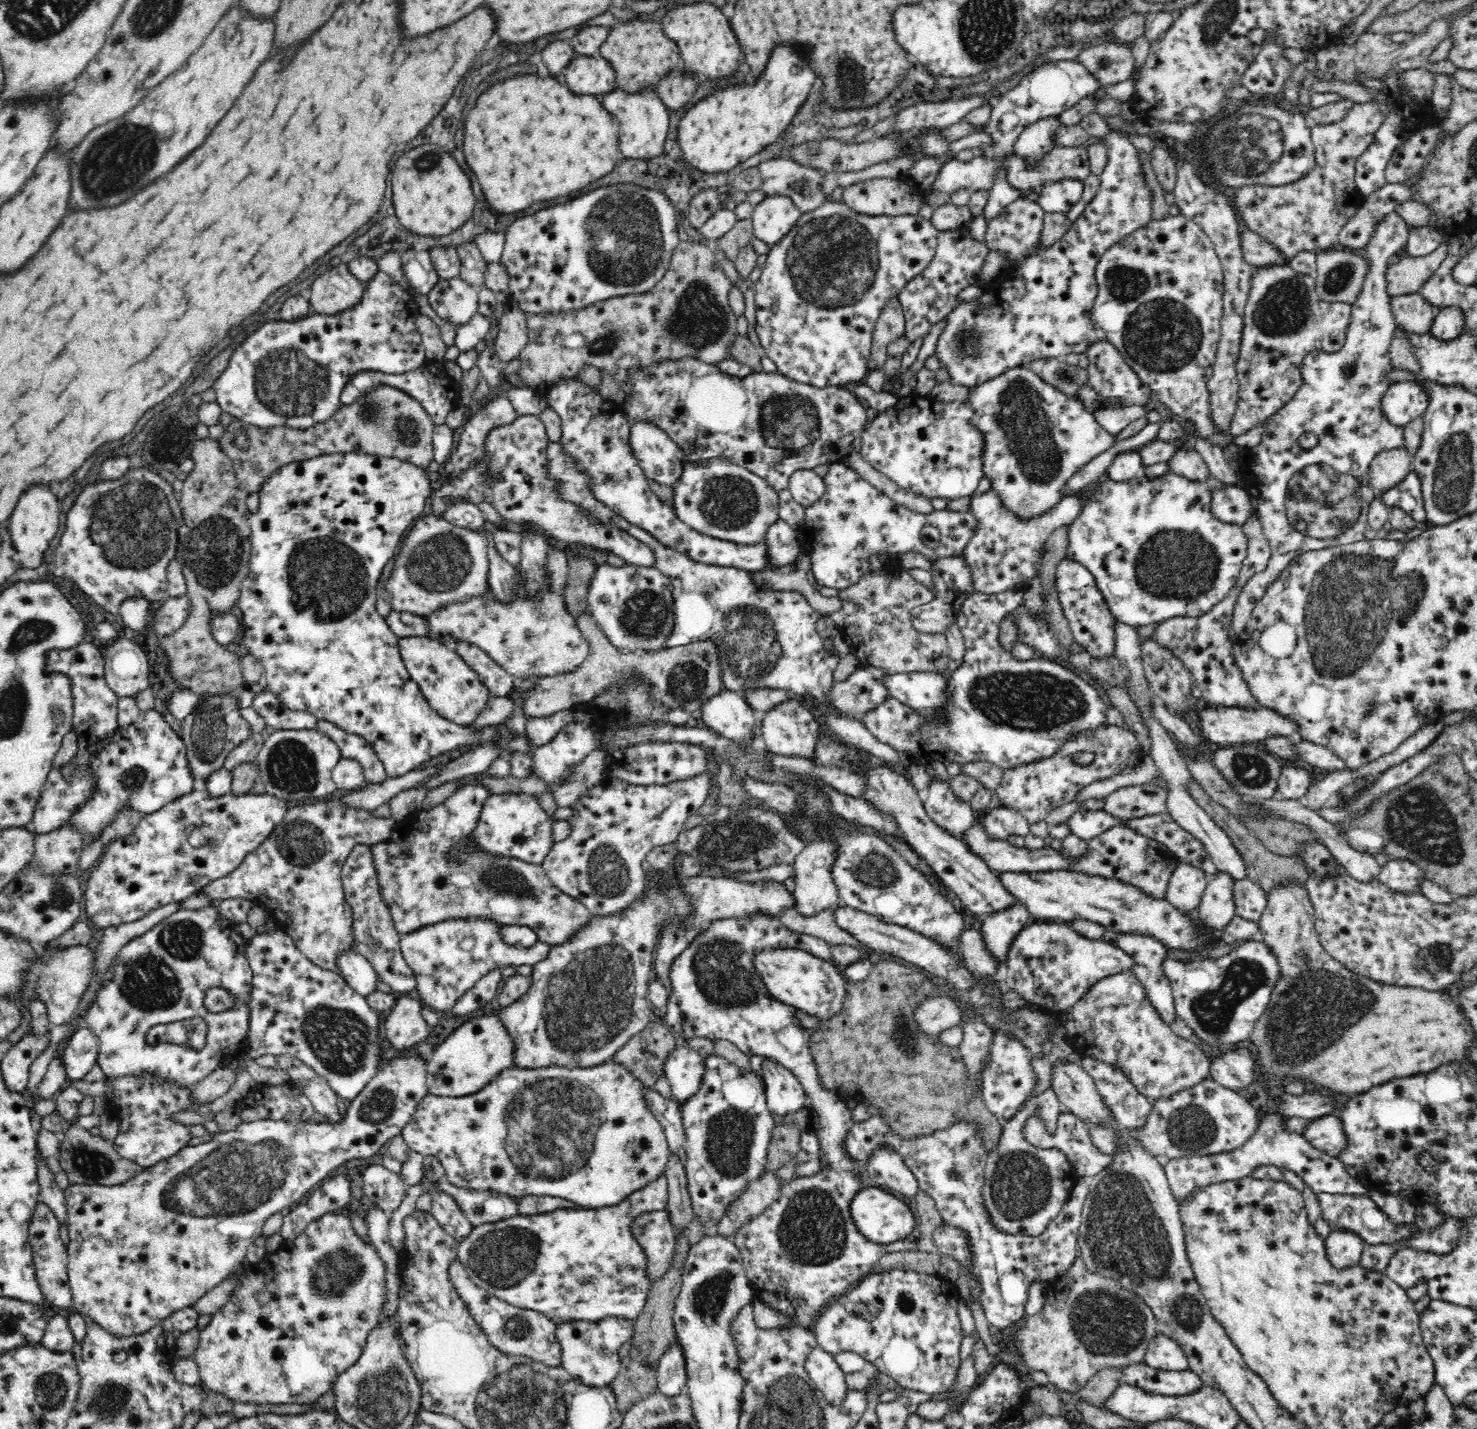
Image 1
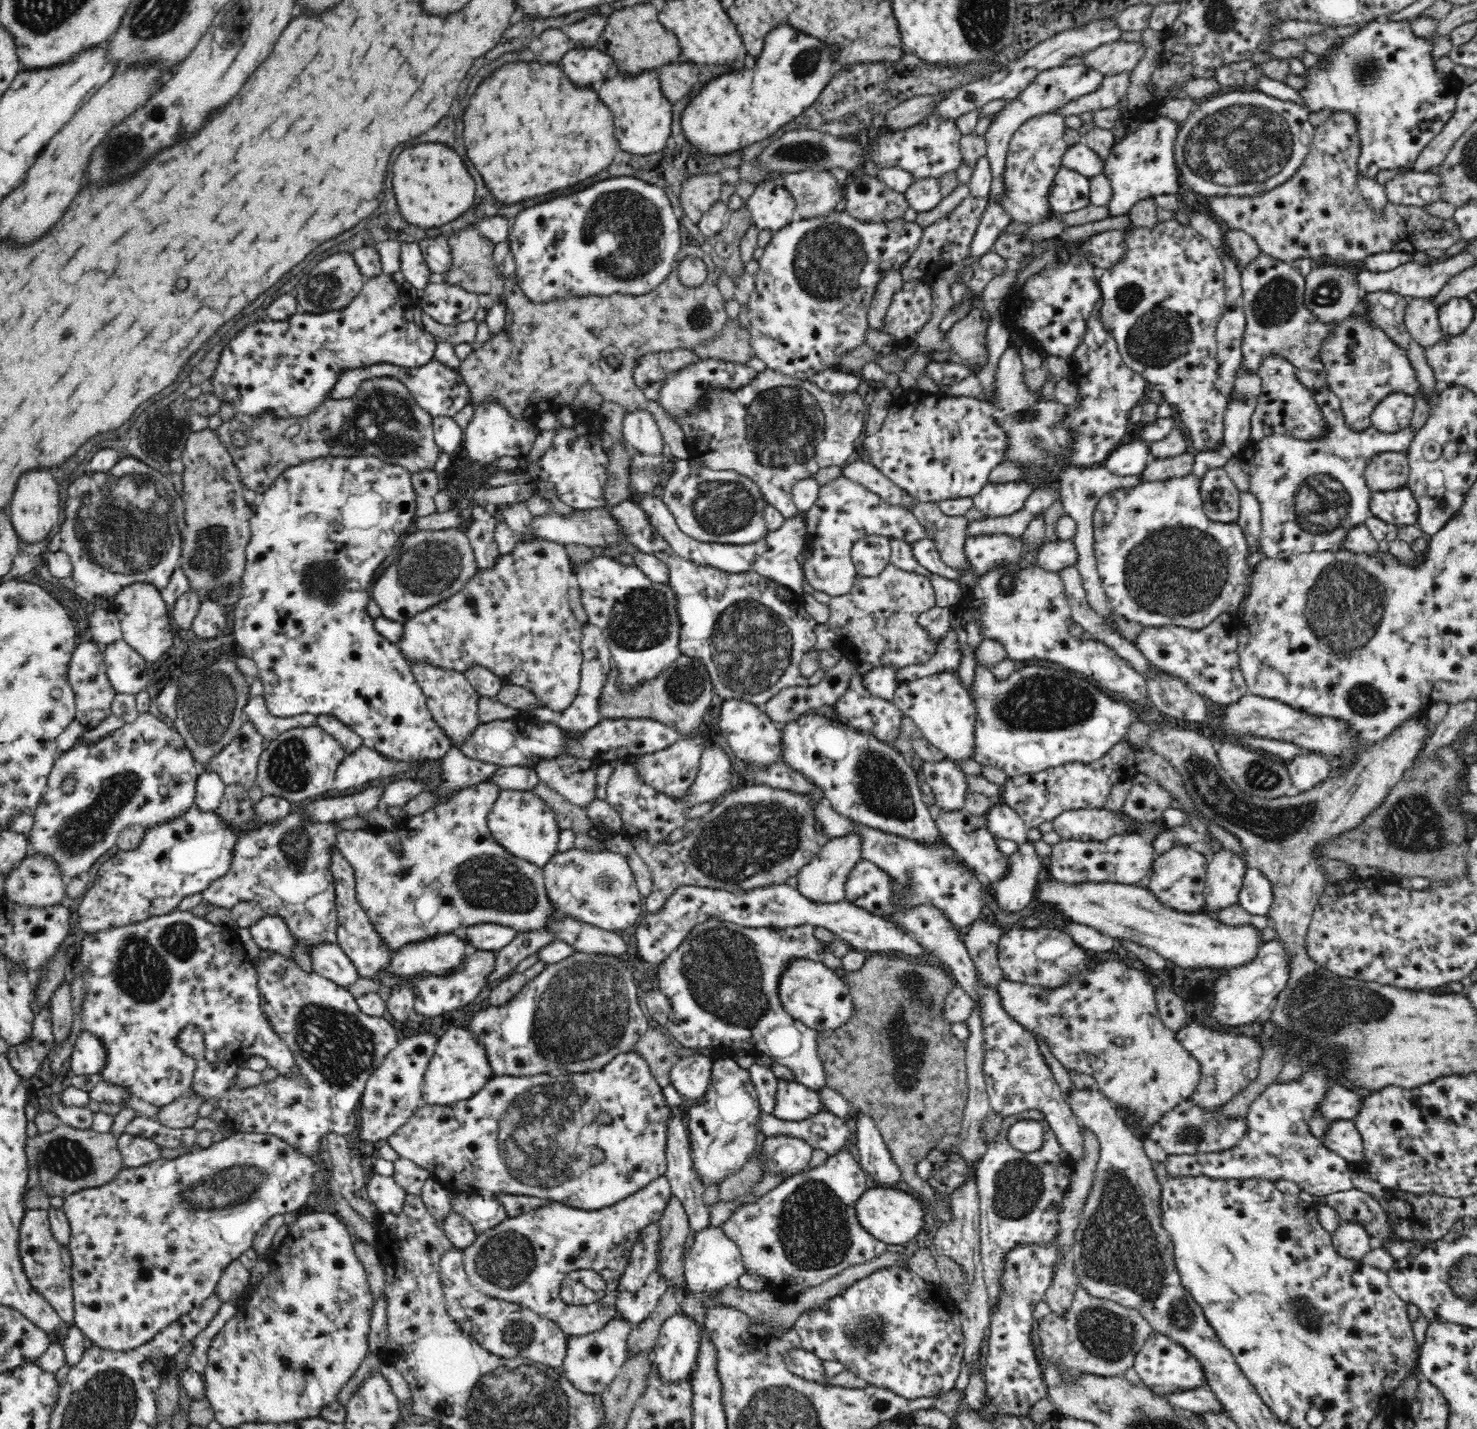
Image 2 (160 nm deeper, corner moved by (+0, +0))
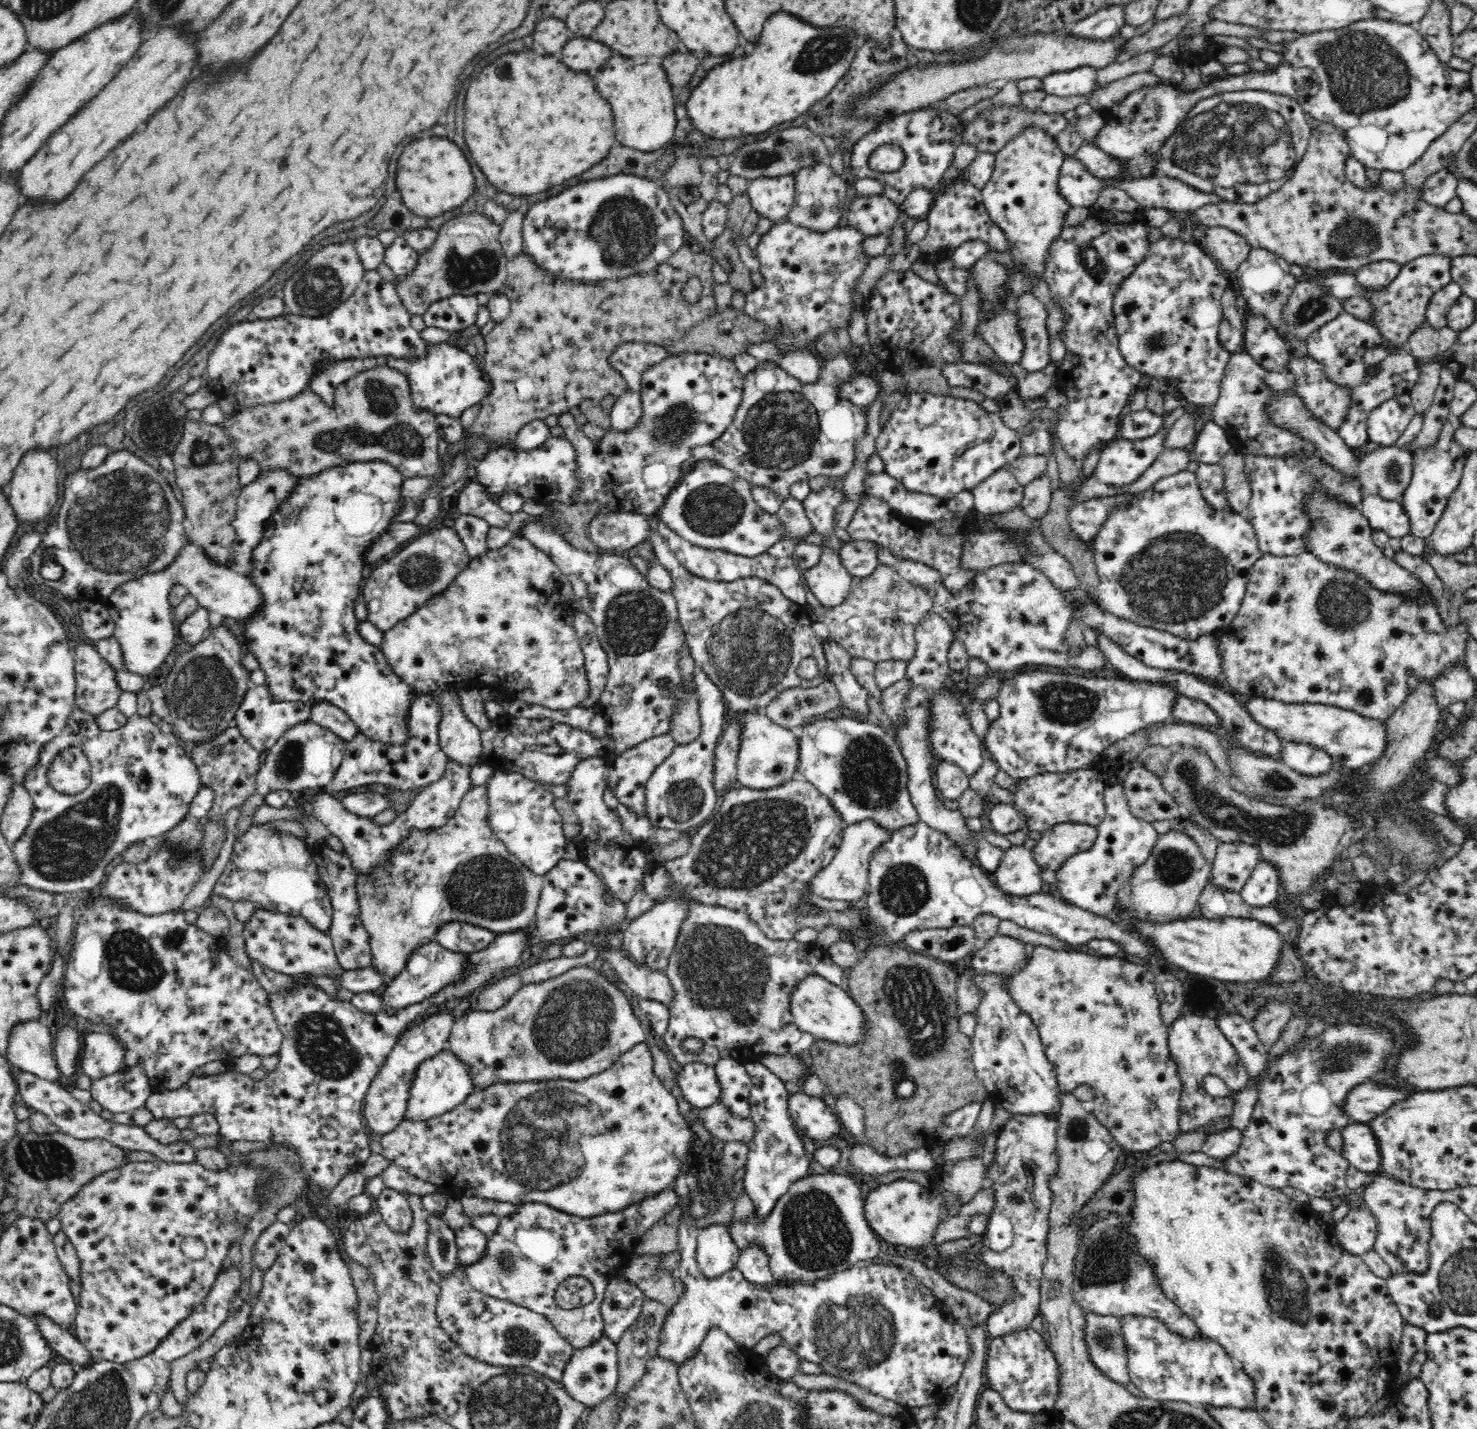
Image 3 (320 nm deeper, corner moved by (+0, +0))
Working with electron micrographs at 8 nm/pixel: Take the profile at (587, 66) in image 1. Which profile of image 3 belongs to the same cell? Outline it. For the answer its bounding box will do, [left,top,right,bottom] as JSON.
[558,36,610,72]

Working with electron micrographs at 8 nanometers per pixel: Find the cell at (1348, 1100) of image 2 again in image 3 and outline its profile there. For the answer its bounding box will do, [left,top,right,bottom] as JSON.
[1346,1084,1410,1123]

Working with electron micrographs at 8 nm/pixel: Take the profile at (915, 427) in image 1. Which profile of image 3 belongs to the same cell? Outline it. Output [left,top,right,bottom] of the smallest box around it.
[875,392,1022,500]

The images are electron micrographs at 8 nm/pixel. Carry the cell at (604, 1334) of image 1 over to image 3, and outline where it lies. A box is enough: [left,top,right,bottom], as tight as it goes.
[561,1337,618,1408]

